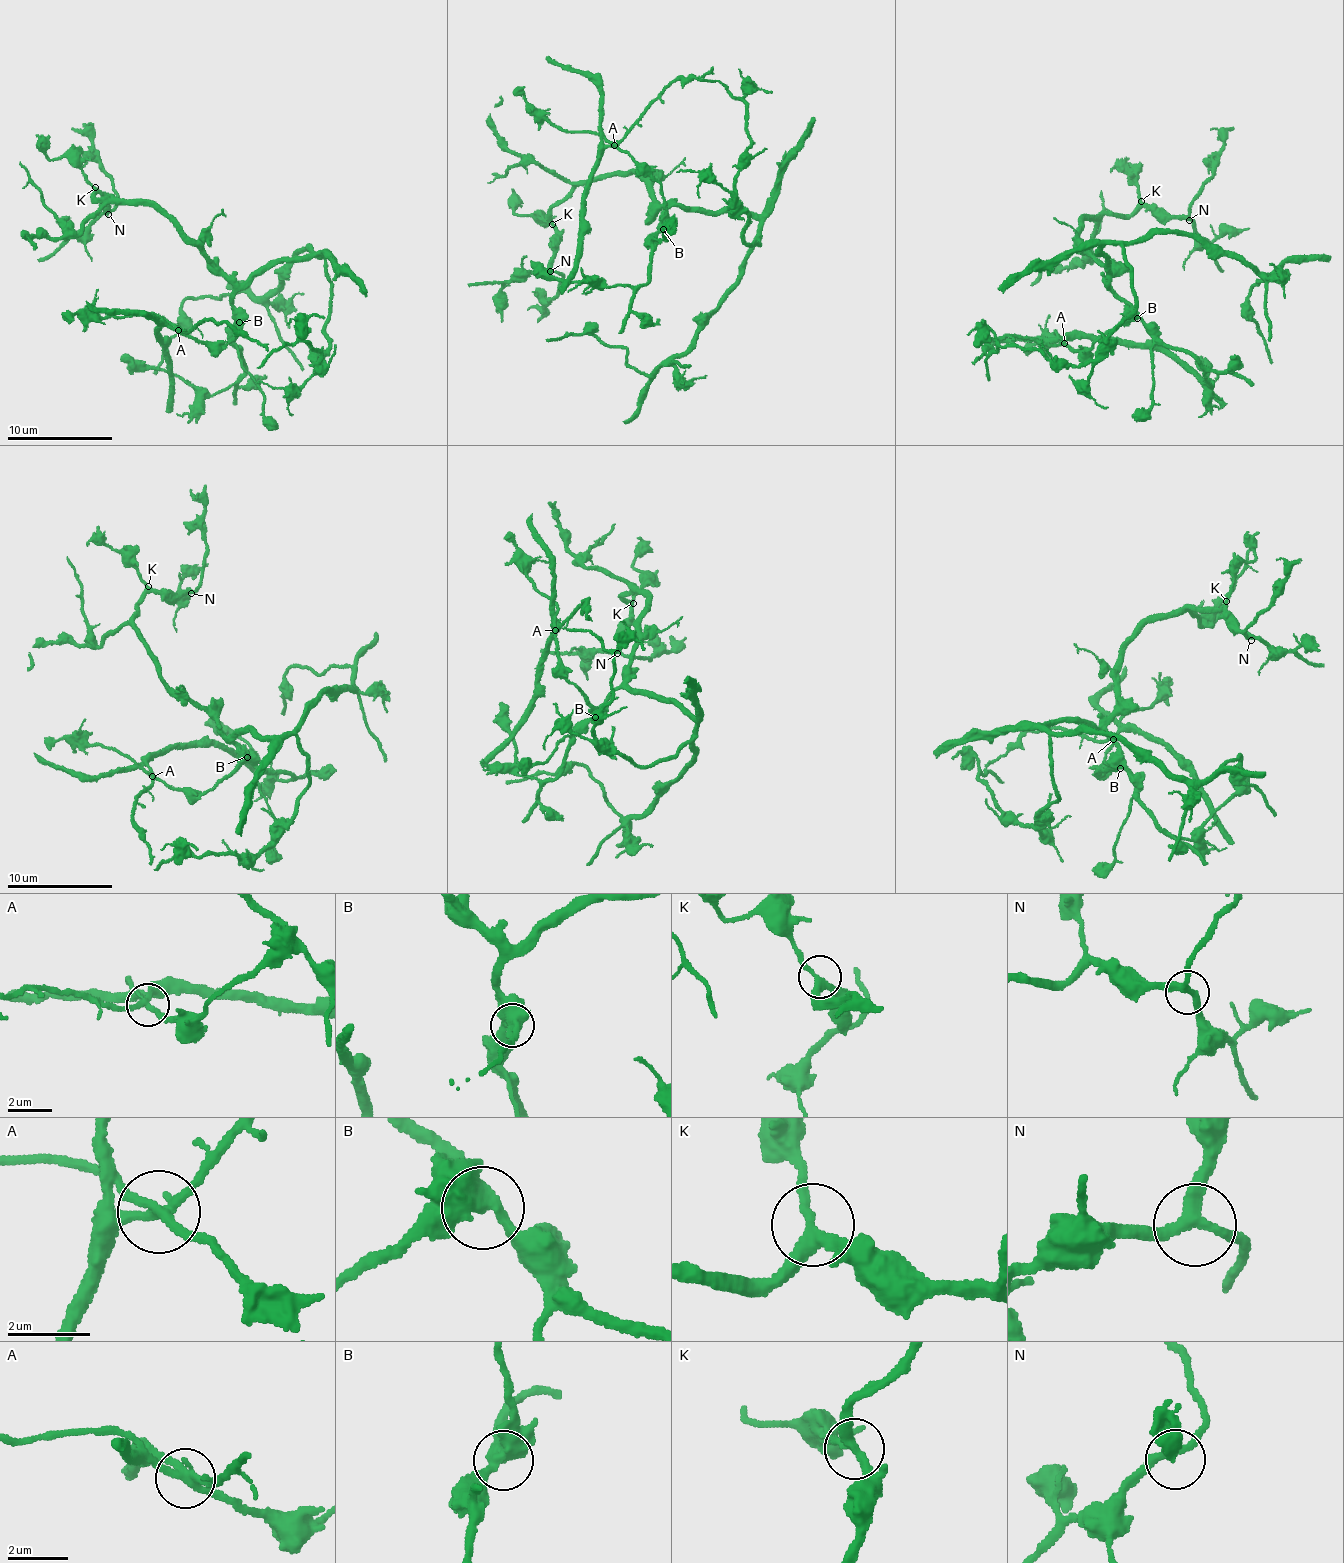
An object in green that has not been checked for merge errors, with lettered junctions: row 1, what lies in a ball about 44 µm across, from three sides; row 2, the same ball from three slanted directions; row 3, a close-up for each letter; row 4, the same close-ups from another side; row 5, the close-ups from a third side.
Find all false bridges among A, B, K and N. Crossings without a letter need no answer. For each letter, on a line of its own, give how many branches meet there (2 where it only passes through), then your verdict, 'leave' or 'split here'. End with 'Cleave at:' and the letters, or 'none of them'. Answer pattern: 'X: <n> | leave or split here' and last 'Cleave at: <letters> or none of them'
A: 4 | split here
B: 2 | leave
K: 3 | leave
N: 3 | leave
Cleave at: A

